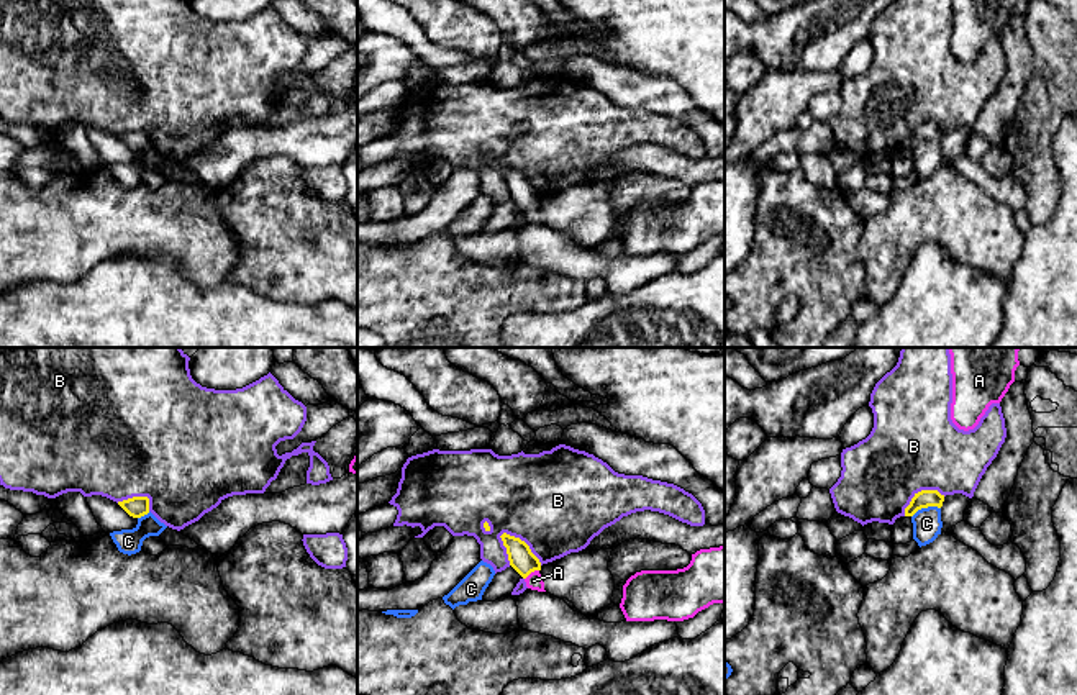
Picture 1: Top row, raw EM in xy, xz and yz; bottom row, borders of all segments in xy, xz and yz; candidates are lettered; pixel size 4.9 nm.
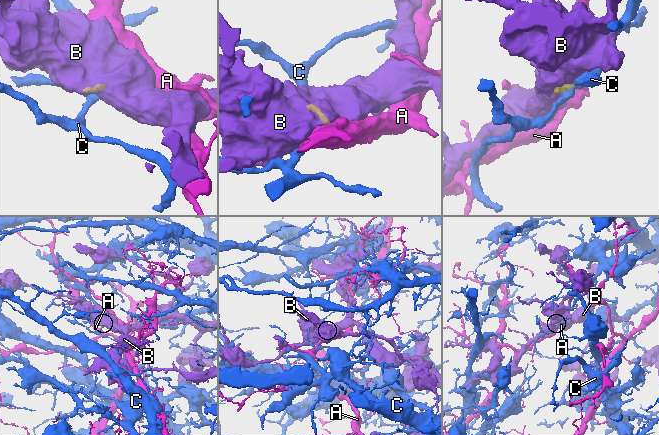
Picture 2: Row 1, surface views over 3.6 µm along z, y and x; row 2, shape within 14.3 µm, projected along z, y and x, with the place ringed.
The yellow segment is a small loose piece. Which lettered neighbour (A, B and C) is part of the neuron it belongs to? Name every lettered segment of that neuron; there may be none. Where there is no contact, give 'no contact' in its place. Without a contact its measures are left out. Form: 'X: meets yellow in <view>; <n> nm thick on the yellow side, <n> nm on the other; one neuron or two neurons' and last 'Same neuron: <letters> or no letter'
A: meets yellow in xz; 120 nm thick on the yellow side, 80 nm on the other; one neuron
B: meets yellow in xz; 120 nm thick on the yellow side, 500 nm on the other; two neurons
C: meets yellow in yz; 90 nm thick on the yellow side, 140 nm on the other; two neurons
Same neuron: A

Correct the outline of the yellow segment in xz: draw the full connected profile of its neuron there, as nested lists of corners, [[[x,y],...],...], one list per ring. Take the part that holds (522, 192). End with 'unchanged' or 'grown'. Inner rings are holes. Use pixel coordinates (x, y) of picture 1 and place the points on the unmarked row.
[[[503,166],[503,179],[507,180],[510,198],[525,211],[526,220],[538,225],[544,223],[544,215],[541,211],[541,195],[531,185],[529,179],[520,170]]]; grown

